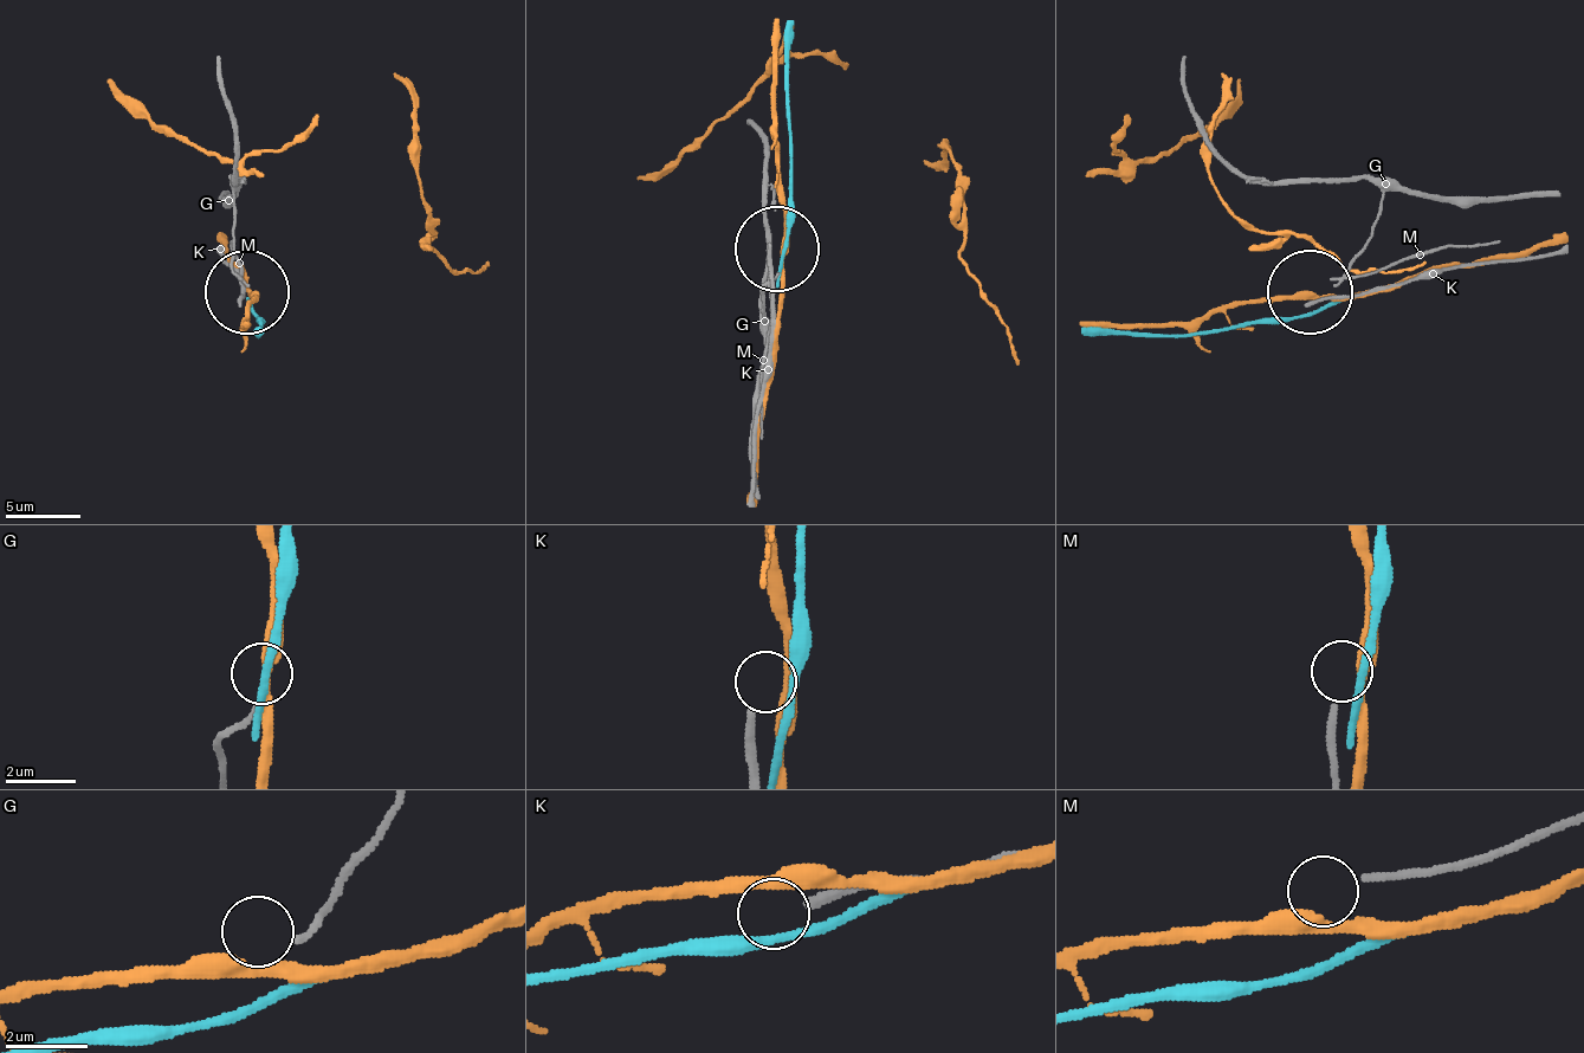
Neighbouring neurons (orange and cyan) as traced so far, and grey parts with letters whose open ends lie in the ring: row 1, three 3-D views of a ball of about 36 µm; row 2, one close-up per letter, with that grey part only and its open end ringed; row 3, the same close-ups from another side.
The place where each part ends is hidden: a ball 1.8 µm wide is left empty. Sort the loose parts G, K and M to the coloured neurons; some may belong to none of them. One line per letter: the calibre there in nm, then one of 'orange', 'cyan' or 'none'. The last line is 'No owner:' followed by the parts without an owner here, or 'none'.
G: 160 nm | none
K: 240 nm | none
M: 170 nm | none
No owner: G, K, M

